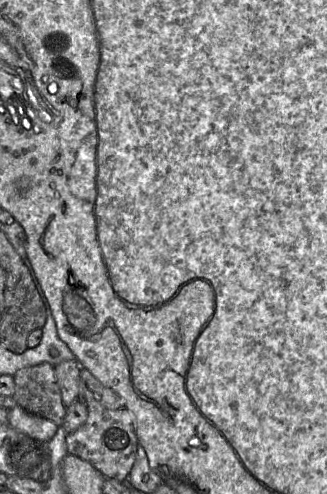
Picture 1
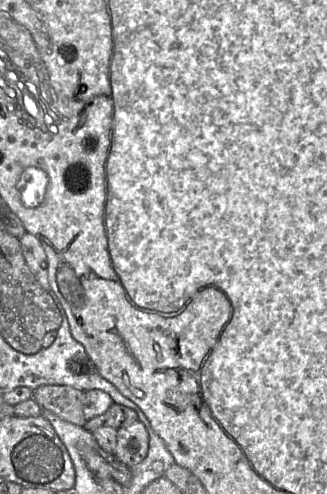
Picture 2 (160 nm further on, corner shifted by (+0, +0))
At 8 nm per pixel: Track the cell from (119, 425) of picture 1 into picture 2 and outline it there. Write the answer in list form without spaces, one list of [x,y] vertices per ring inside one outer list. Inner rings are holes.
[[[136,421],[128,427],[116,430],[117,445],[114,457],[129,468],[141,463],[149,449],[149,435],[145,426]]]

